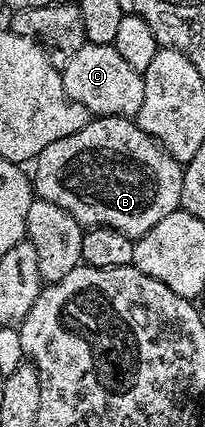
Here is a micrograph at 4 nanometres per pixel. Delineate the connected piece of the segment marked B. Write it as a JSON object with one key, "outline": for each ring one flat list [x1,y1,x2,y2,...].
{"outline":[[124,115,90,118,83,129,51,141,32,167,36,198,67,209,85,229,110,227,139,237,155,229,167,213,181,207,185,176,182,164,176,163,132,118]]}

